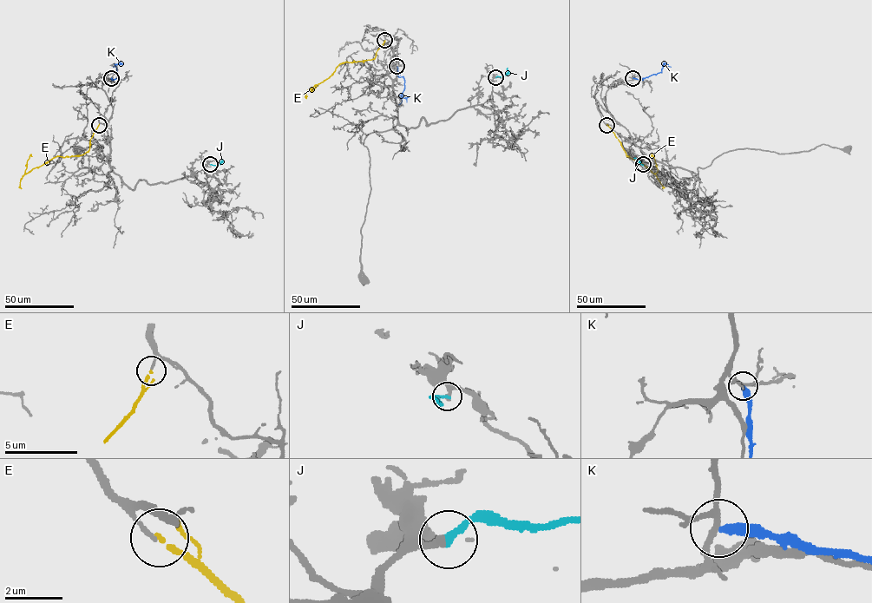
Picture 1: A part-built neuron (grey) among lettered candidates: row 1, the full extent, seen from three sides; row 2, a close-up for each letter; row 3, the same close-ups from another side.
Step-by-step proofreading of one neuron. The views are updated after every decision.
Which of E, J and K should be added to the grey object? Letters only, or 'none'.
J

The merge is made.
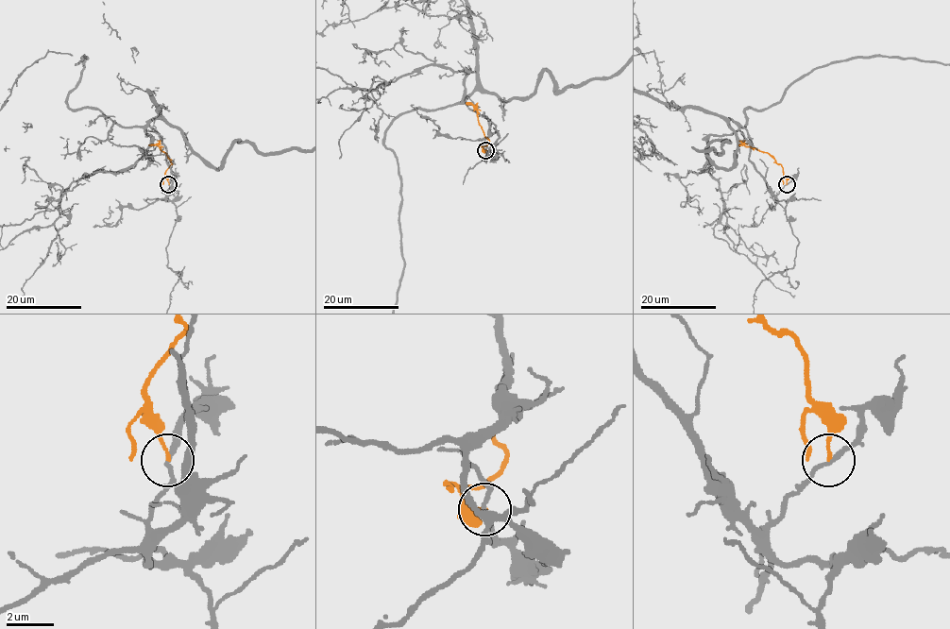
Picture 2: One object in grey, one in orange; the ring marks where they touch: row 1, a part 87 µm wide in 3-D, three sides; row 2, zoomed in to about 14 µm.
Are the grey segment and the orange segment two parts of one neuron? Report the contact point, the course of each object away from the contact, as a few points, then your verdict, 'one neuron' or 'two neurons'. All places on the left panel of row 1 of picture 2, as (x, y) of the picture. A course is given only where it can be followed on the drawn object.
(168, 184) | orange via (168, 184), (165, 172), (171, 161), (157, 145), (148, 145) | two neurons

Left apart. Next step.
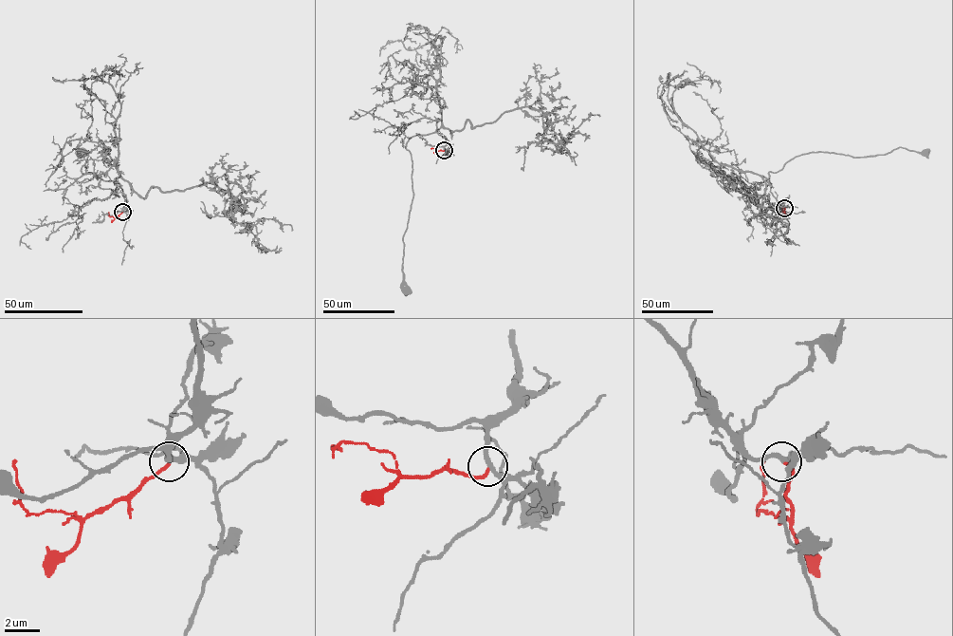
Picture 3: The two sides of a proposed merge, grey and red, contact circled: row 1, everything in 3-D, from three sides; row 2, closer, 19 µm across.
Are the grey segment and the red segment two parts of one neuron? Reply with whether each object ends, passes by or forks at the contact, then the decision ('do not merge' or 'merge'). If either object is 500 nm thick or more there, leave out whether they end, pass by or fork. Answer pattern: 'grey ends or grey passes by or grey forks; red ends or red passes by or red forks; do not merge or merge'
grey passes by; red ends; merge

